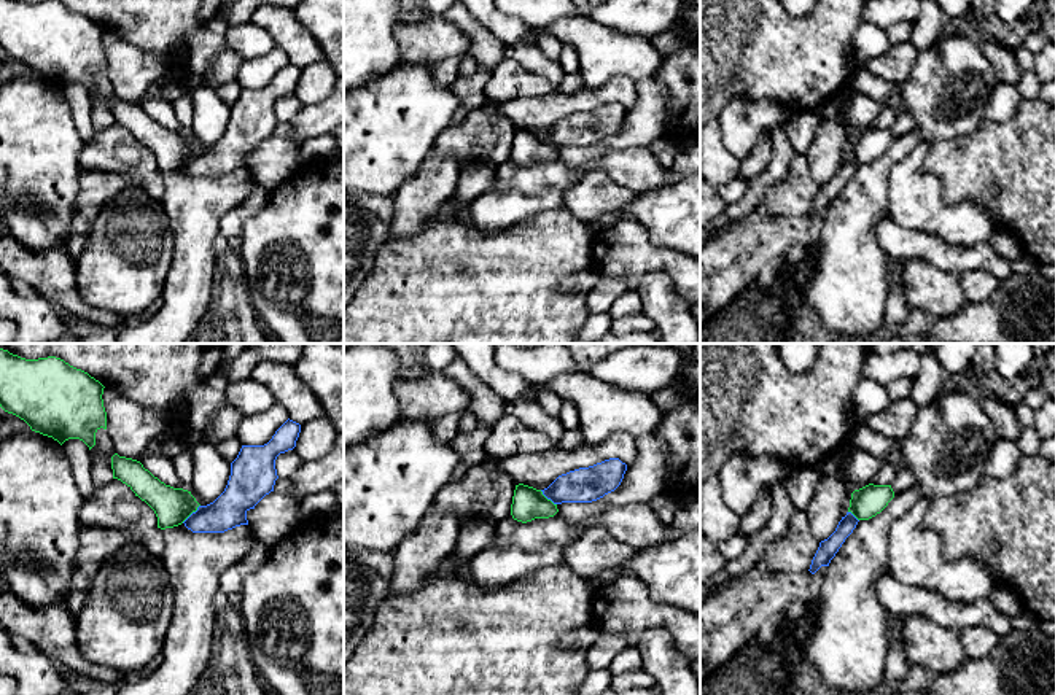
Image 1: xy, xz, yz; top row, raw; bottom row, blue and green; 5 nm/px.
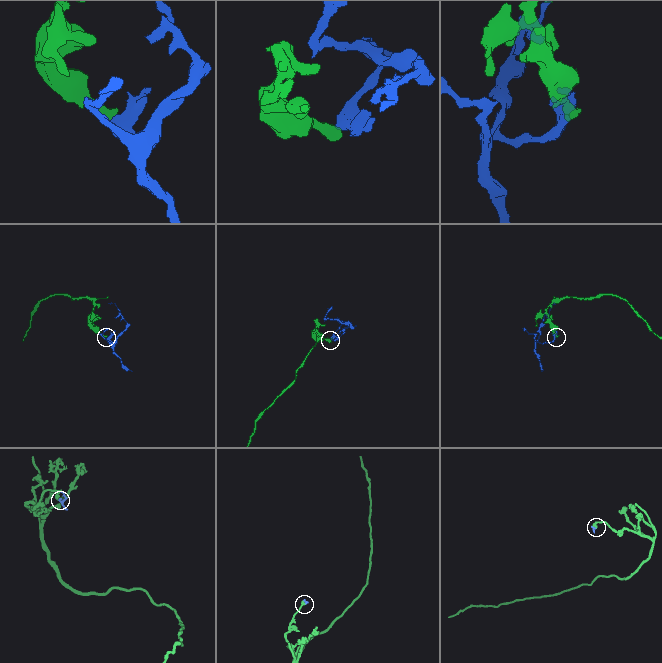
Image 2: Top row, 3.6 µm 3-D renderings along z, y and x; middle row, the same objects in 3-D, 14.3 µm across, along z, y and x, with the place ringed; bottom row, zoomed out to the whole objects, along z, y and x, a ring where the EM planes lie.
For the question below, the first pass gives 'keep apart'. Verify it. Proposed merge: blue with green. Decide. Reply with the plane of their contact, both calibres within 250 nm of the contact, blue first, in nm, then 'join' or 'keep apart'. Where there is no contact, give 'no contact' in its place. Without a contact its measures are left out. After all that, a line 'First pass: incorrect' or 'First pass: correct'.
xy | 180/190 nm | keep apart
First pass: correct

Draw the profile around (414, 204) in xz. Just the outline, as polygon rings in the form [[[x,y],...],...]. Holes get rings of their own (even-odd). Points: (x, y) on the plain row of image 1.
[[[430,151],[415,177],[393,196],[390,240],[420,235],[454,194],[460,173],[461,165],[457,159]]]

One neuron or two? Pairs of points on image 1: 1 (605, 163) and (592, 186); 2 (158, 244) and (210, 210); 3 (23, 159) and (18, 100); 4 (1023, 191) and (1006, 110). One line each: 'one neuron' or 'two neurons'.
1: two neurons
2: two neurons
3: one neuron
4: two neurons

